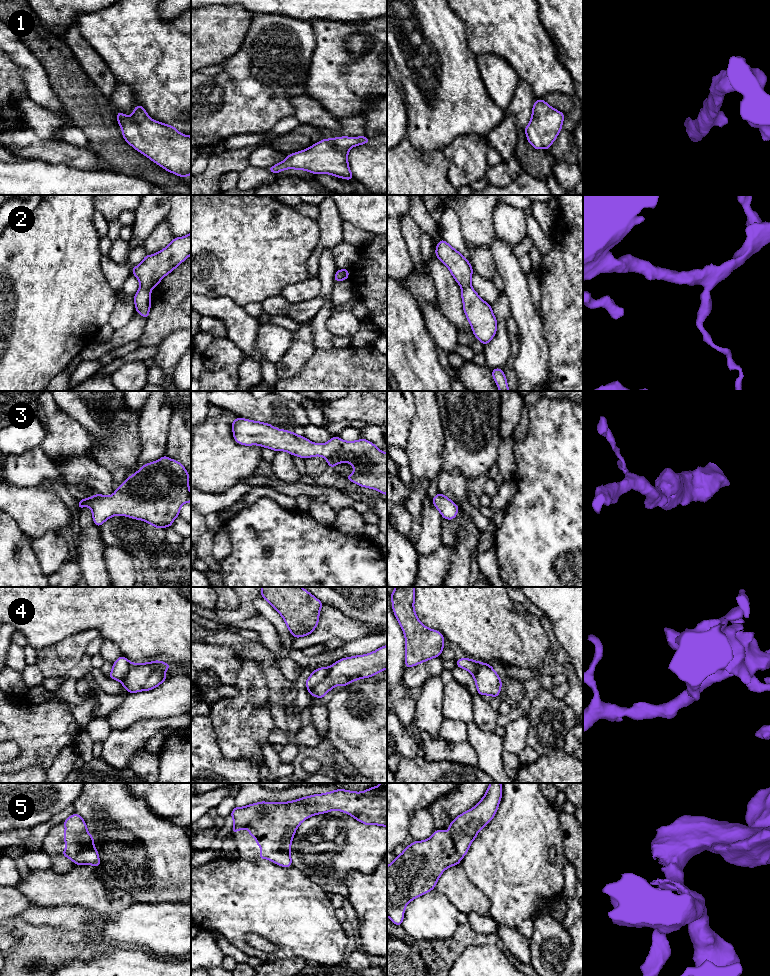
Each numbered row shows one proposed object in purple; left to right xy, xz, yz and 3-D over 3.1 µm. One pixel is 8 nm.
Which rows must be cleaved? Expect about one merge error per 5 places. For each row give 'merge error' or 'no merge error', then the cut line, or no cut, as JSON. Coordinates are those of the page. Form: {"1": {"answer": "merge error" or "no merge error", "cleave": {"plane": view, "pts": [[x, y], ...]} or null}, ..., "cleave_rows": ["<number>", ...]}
{"1": {"answer": "no merge error", "cleave": null}, "2": {"answer": "merge error", "cleave": {"plane": "xy", "pts": [[141, 286], [150, 290]]}}, "3": {"answer": "no merge error", "cleave": null}, "4": {"answer": "merge error", "cleave": {"plane": "xz", "pts": [[330, 667], [327, 674], [319, 682], [308, 688]]}}, "5": {"answer": "no merge error", "cleave": null}, "cleave_rows": ["2", "4"]}

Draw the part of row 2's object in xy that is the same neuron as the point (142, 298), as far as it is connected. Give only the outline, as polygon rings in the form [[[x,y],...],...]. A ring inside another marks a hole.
[[[140,287],[134,295],[134,302],[136,312],[147,320],[151,308],[151,290]]]

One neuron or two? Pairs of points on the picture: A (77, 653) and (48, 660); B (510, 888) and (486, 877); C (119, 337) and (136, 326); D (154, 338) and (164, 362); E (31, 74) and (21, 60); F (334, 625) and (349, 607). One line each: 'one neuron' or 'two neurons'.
A: one neuron
B: one neuron
C: one neuron
D: two neurons
E: one neuron
F: two neurons

